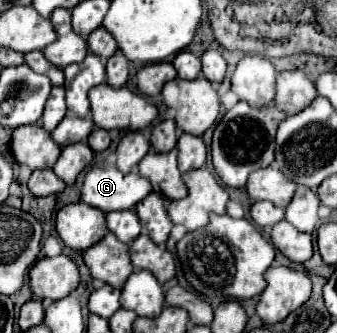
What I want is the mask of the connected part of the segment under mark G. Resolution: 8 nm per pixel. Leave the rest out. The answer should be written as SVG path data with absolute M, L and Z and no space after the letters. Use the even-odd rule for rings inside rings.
M115 162L89 168L81 188L81 200L103 212L131 210L151 192L151 182L139 172L123 174Z

